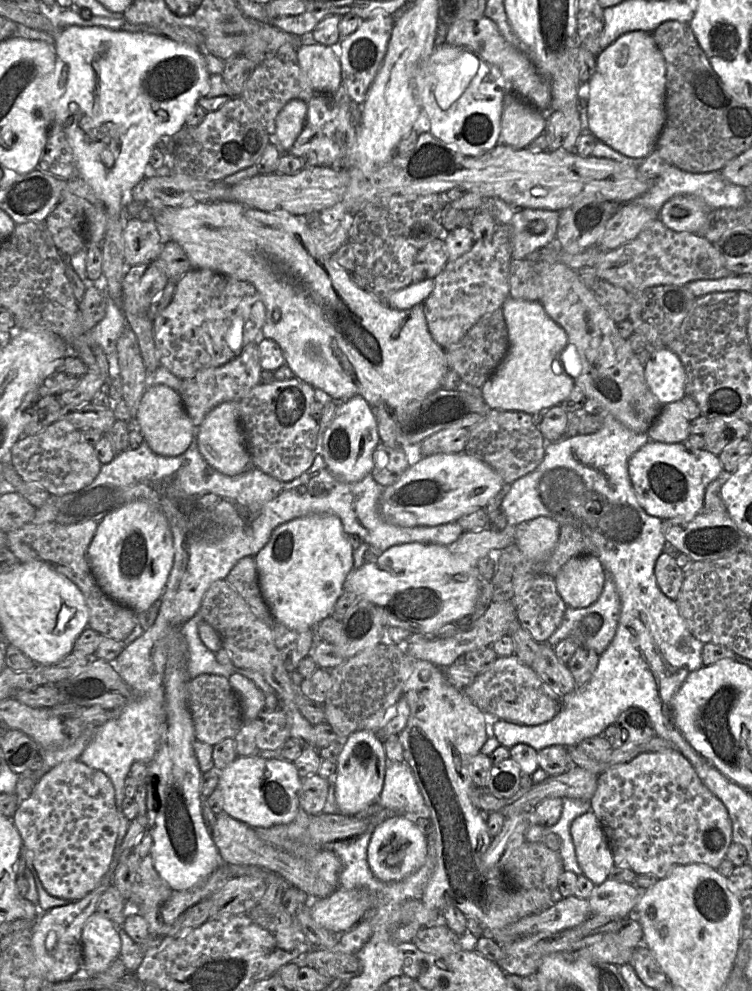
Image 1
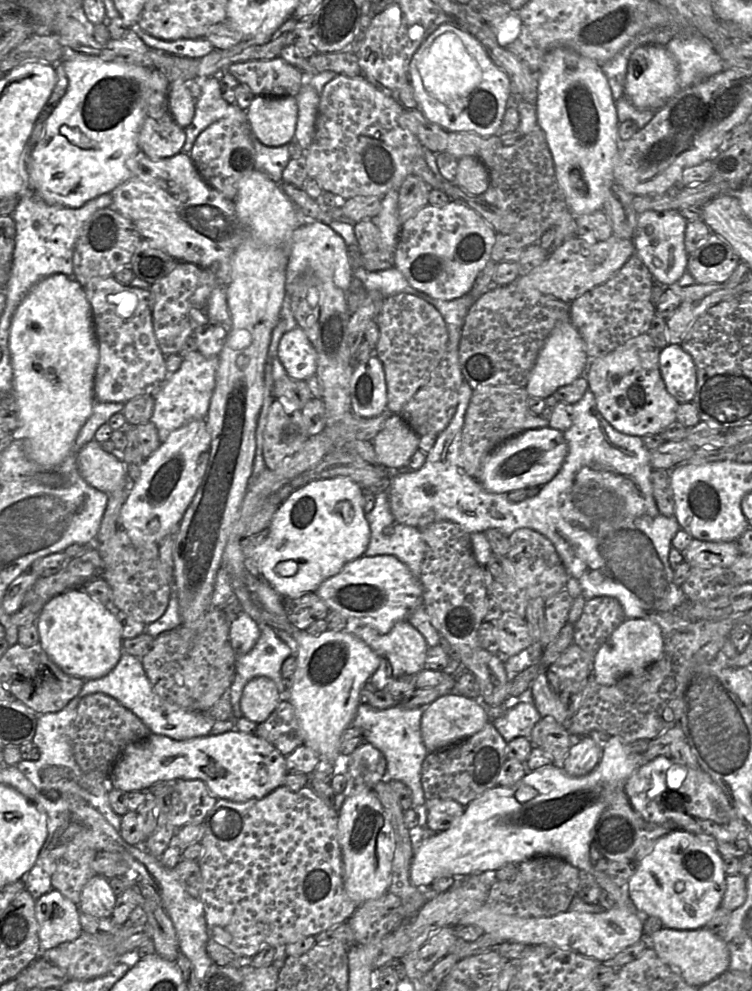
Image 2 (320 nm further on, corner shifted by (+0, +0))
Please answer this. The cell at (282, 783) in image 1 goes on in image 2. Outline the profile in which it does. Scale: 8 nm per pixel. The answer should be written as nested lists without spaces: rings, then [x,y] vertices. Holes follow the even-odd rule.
[[[233,729],[220,735],[210,734],[177,741],[167,736],[152,733],[143,740],[129,744],[124,749],[111,770],[108,784],[110,787],[124,792],[148,791],[159,782],[198,779],[208,786],[209,791],[217,799],[241,803],[251,799],[264,798],[283,785],[286,775],[286,757],[269,742],[256,735]]]

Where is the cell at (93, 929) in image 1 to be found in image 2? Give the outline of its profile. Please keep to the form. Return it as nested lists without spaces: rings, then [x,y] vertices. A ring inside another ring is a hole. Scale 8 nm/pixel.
[[[96,874],[84,886],[78,904],[79,911],[98,918],[110,918],[117,896],[109,879]]]

